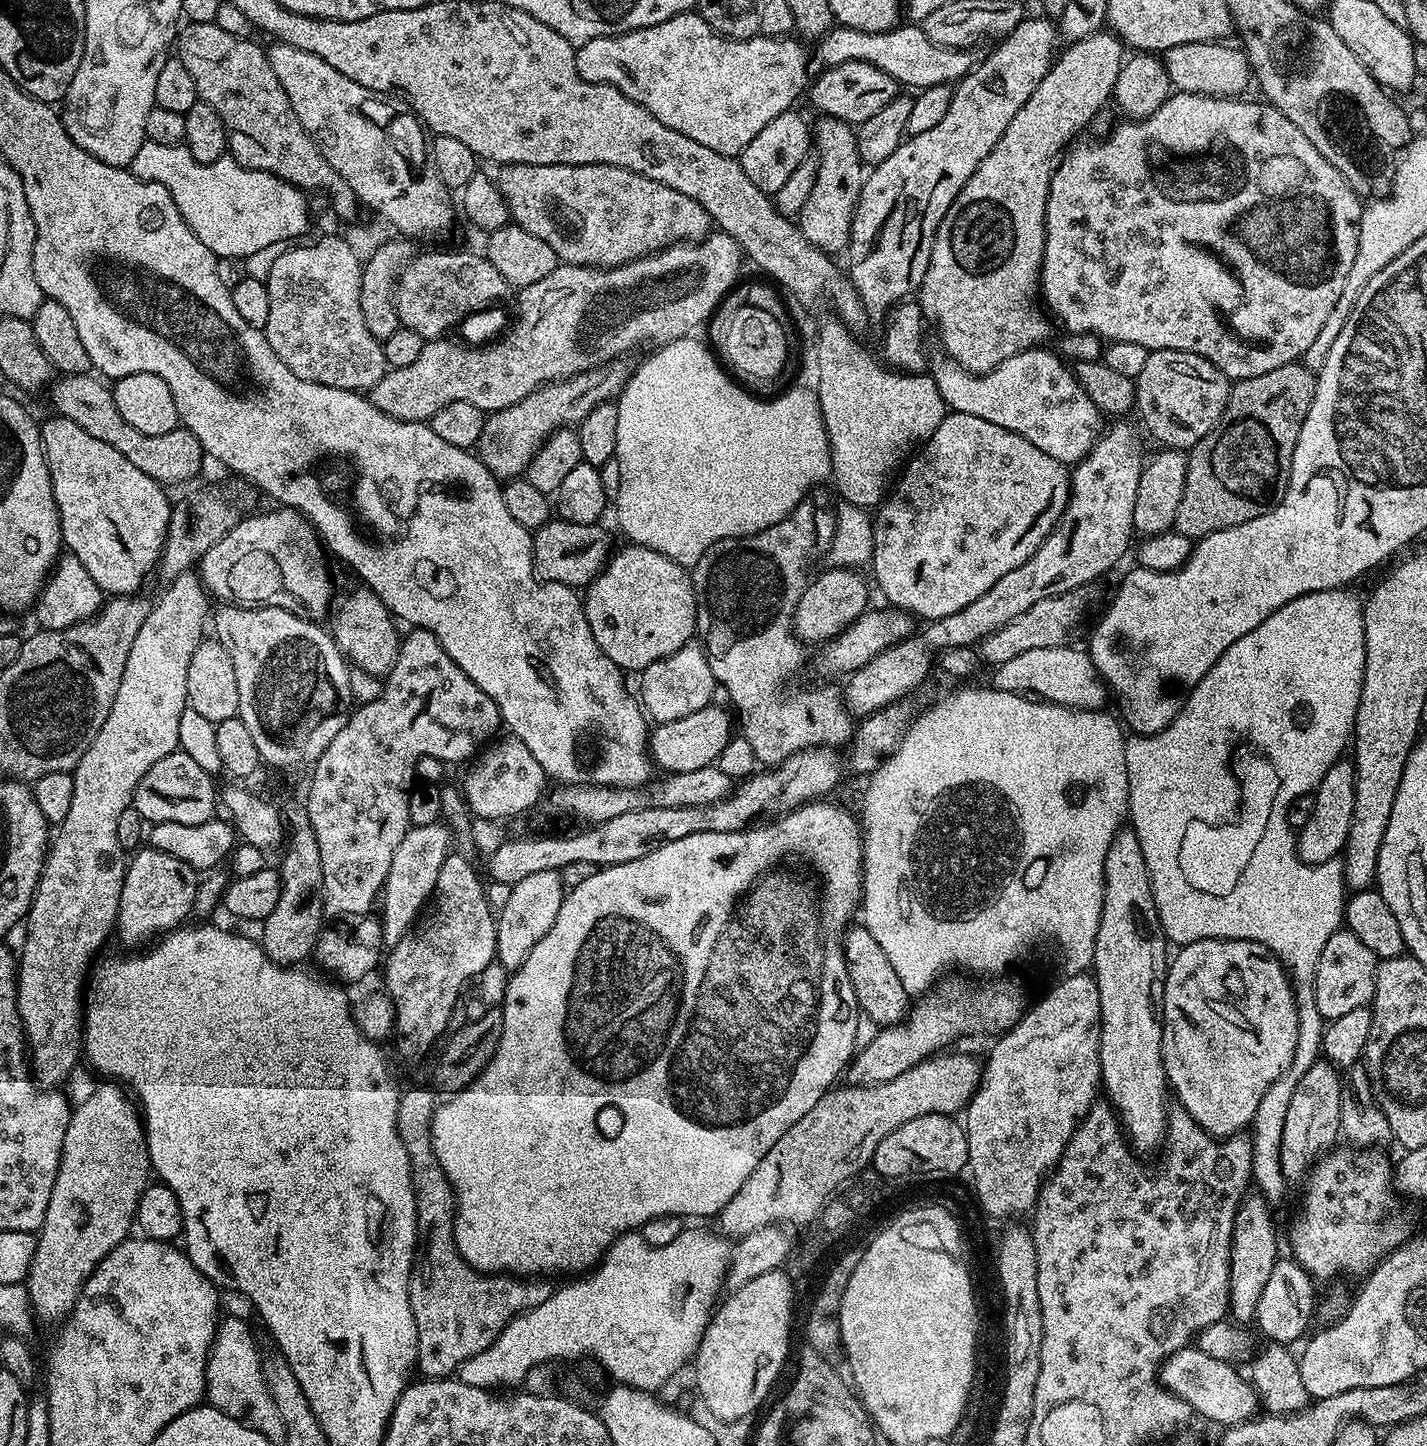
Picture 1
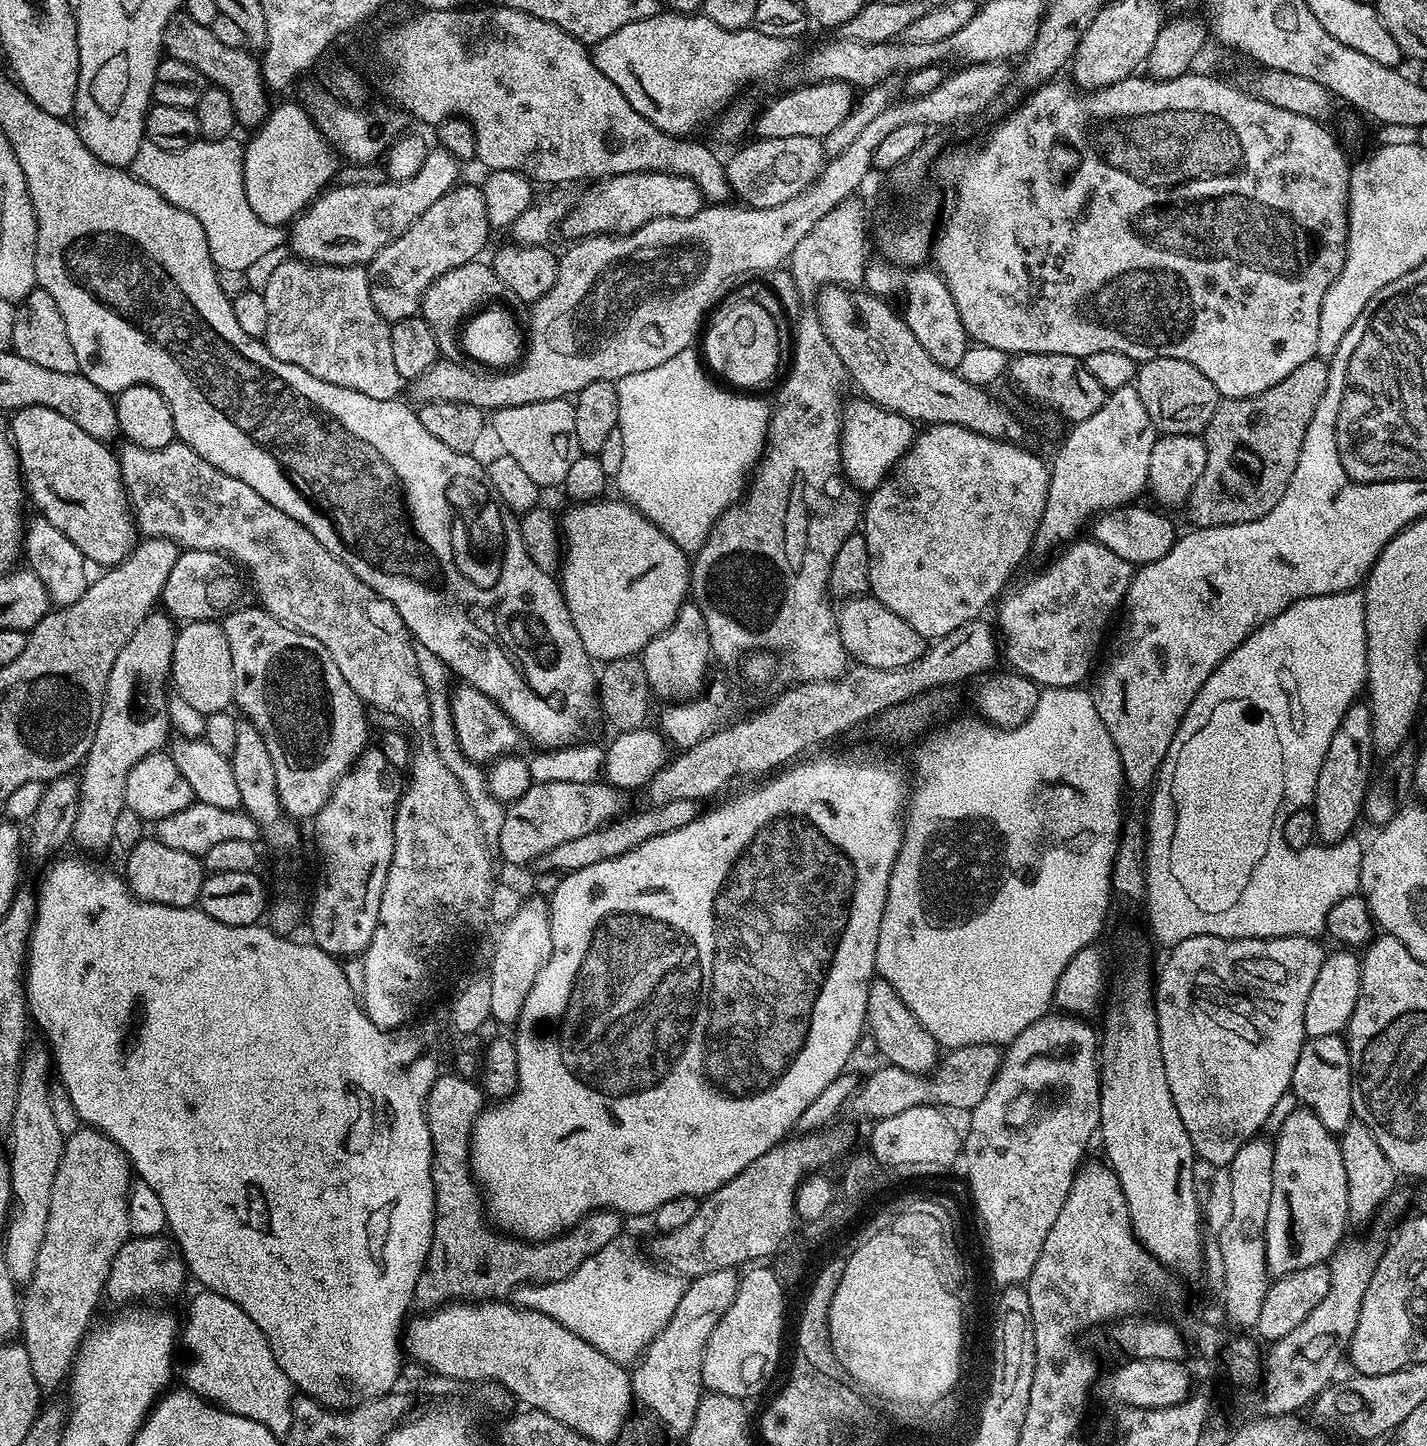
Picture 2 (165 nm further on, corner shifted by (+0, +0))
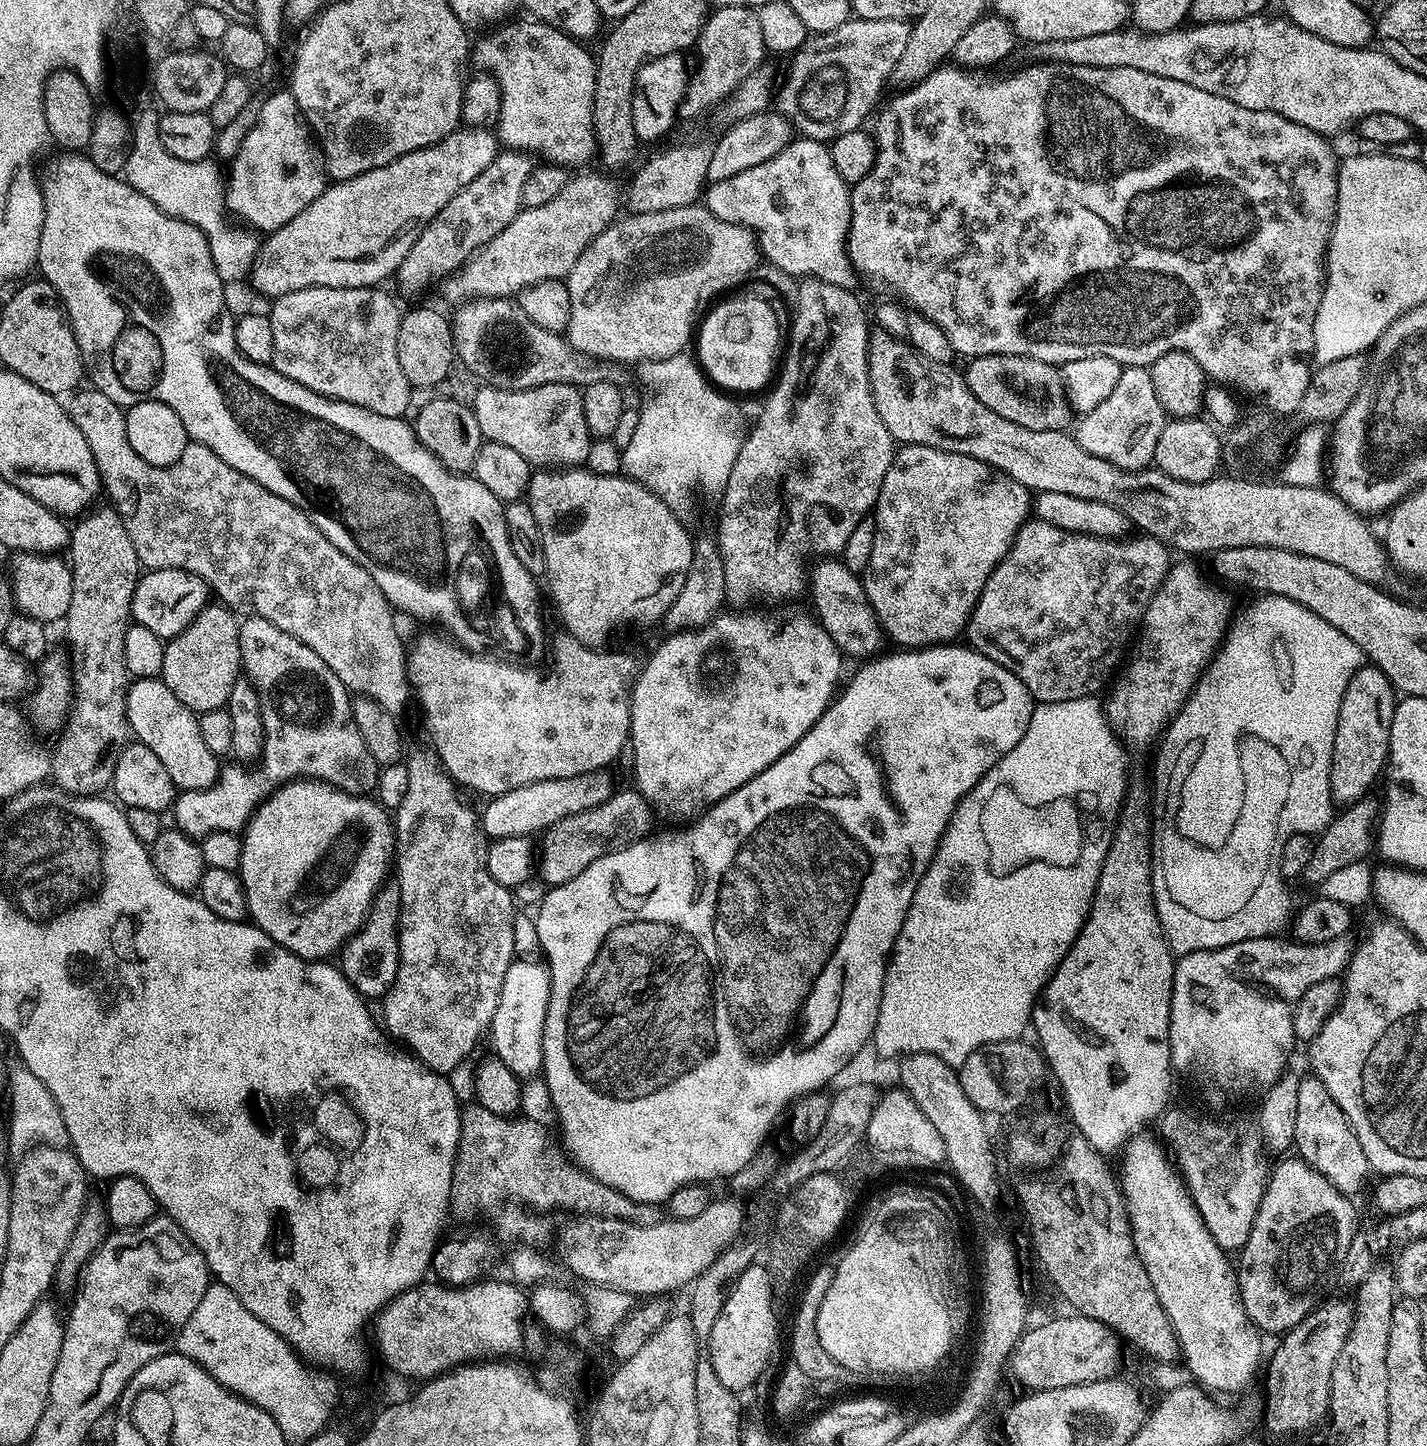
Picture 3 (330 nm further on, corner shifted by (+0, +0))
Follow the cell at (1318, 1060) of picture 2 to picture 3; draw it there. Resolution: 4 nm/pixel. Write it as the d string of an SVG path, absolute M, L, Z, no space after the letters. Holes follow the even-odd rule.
M1301 1079L1298 1086L1298 1114L1294 1122L1294 1134L1296 1135L1294 1148L1295 1151L1300 1151L1297 1152L1299 1159L1305 1160L1311 1168L1318 1170L1318 1174L1327 1178L1338 1191L1352 1198L1355 1197L1355 1192L1363 1190L1364 1179L1370 1176L1366 1154L1362 1154L1362 1146L1358 1146L1358 1138L1350 1126L1346 1114L1342 1114L1338 1102L1334 1102L1334 1098L1330 1098L1330 1090L1326 1090L1326 1086L1322 1086L1322 1082L1318 1079Z

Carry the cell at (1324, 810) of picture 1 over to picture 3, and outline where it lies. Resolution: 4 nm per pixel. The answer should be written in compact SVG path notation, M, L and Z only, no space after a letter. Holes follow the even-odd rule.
M1361 666L1338 710L1338 730L1334 734L1334 754L1330 766L1330 790L1337 805L1347 806L1356 800L1365 799L1372 783L1381 779L1388 763L1388 743L1390 726L1394 722L1394 710L1398 703L1398 693L1392 687L1390 678L1382 670L1371 666Z

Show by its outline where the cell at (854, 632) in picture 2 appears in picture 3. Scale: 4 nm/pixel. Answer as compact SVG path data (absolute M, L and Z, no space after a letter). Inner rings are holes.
M820 558L810 568L810 592L814 615L820 624L840 647L841 653L848 656L872 658L881 651L880 643L885 643L884 629L866 598L863 579L844 565L840 558Z

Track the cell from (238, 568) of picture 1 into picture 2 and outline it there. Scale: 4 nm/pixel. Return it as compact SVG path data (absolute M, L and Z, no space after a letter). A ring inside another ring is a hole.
M193 548L181 551L160 595L163 611L176 622L216 620L223 617L237 607L236 599L240 596L239 575L241 573L237 565L227 555Z

